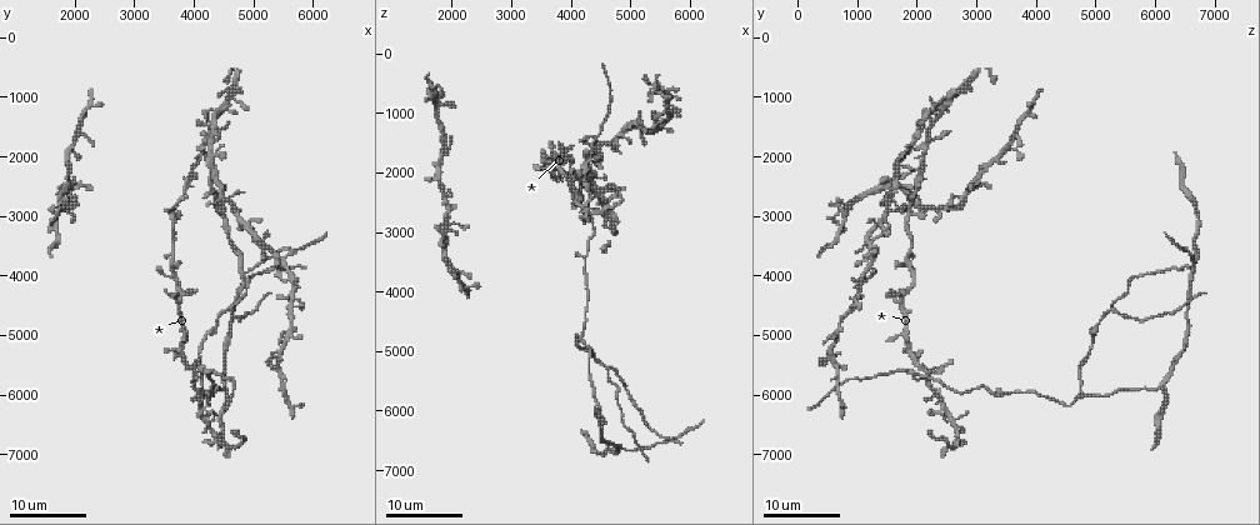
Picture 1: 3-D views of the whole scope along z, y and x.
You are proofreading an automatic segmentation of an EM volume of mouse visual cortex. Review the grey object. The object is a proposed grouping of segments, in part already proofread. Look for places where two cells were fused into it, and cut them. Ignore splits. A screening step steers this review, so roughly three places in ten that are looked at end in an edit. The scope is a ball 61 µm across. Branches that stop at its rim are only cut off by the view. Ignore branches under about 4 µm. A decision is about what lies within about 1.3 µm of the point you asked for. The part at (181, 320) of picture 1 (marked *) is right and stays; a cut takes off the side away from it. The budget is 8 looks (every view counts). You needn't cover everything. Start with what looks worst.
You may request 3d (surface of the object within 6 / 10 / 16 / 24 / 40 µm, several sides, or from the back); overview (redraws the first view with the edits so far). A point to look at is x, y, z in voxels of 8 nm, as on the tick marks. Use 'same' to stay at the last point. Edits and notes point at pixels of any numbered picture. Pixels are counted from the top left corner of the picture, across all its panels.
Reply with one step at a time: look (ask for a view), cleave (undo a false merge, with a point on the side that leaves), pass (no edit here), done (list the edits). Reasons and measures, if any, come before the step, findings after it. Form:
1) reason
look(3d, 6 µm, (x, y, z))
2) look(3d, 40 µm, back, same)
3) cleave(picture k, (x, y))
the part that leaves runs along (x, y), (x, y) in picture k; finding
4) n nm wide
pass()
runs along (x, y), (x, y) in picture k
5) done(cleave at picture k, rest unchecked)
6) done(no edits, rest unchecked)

arms part here
look(3d, 16 µm, (4200, 5650, 2100))

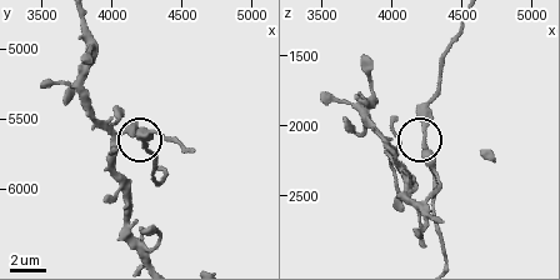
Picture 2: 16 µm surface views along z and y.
look(3d, 6 µm, (4240, 5680, 2120))

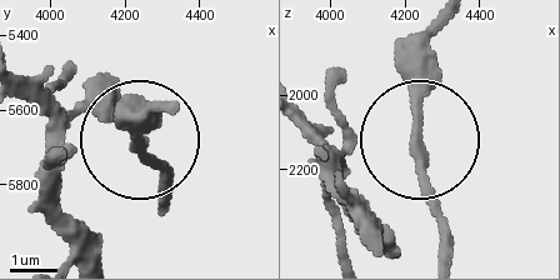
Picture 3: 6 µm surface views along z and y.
180 nm wide
pass()
one cell here

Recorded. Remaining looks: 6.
two arms in line, one across
look(3d, 24 µm, (4600, 4550, 5250))

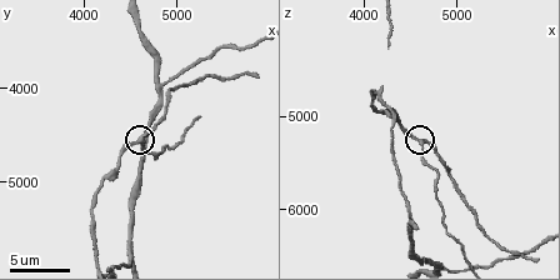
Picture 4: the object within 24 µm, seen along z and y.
look(3d, 10 µm, (4650, 4550, 5250))

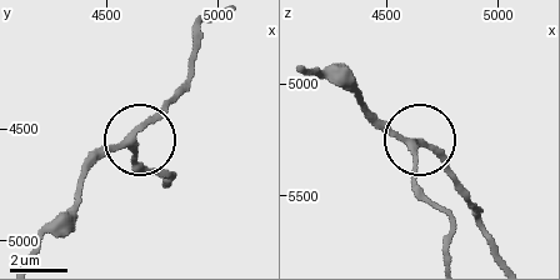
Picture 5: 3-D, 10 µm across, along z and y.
220 nm wide
pass()
continuous, no second cell

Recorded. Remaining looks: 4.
a fork
look(3d, 24 µm, (4150, 5950, 4750))

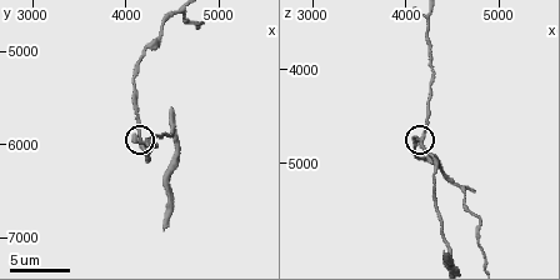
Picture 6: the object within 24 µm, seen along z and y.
look(3d, 10 µm, same)

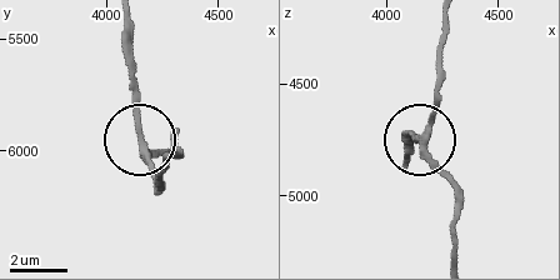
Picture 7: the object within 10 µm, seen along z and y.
3 arms
pass()
one cell here

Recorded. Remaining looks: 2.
three-way junction
look(3d, 16 µm, (4250, 6000, 3450))

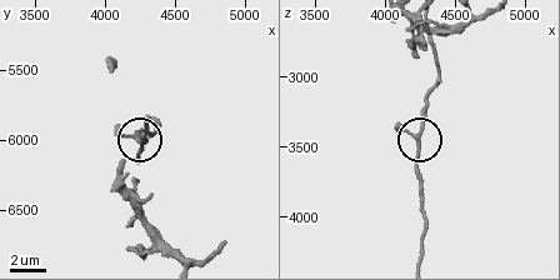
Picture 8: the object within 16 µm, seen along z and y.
closer look
look(3d, 6 µm, (4240, 5980, 3440))

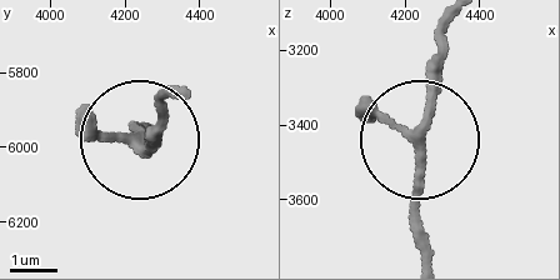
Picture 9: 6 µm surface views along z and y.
pass()
runs along (446, 28), (419, 148), (419, 255) in picture 9; continuous, no second cell

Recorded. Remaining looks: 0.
done(no edits, rest unchecked)

